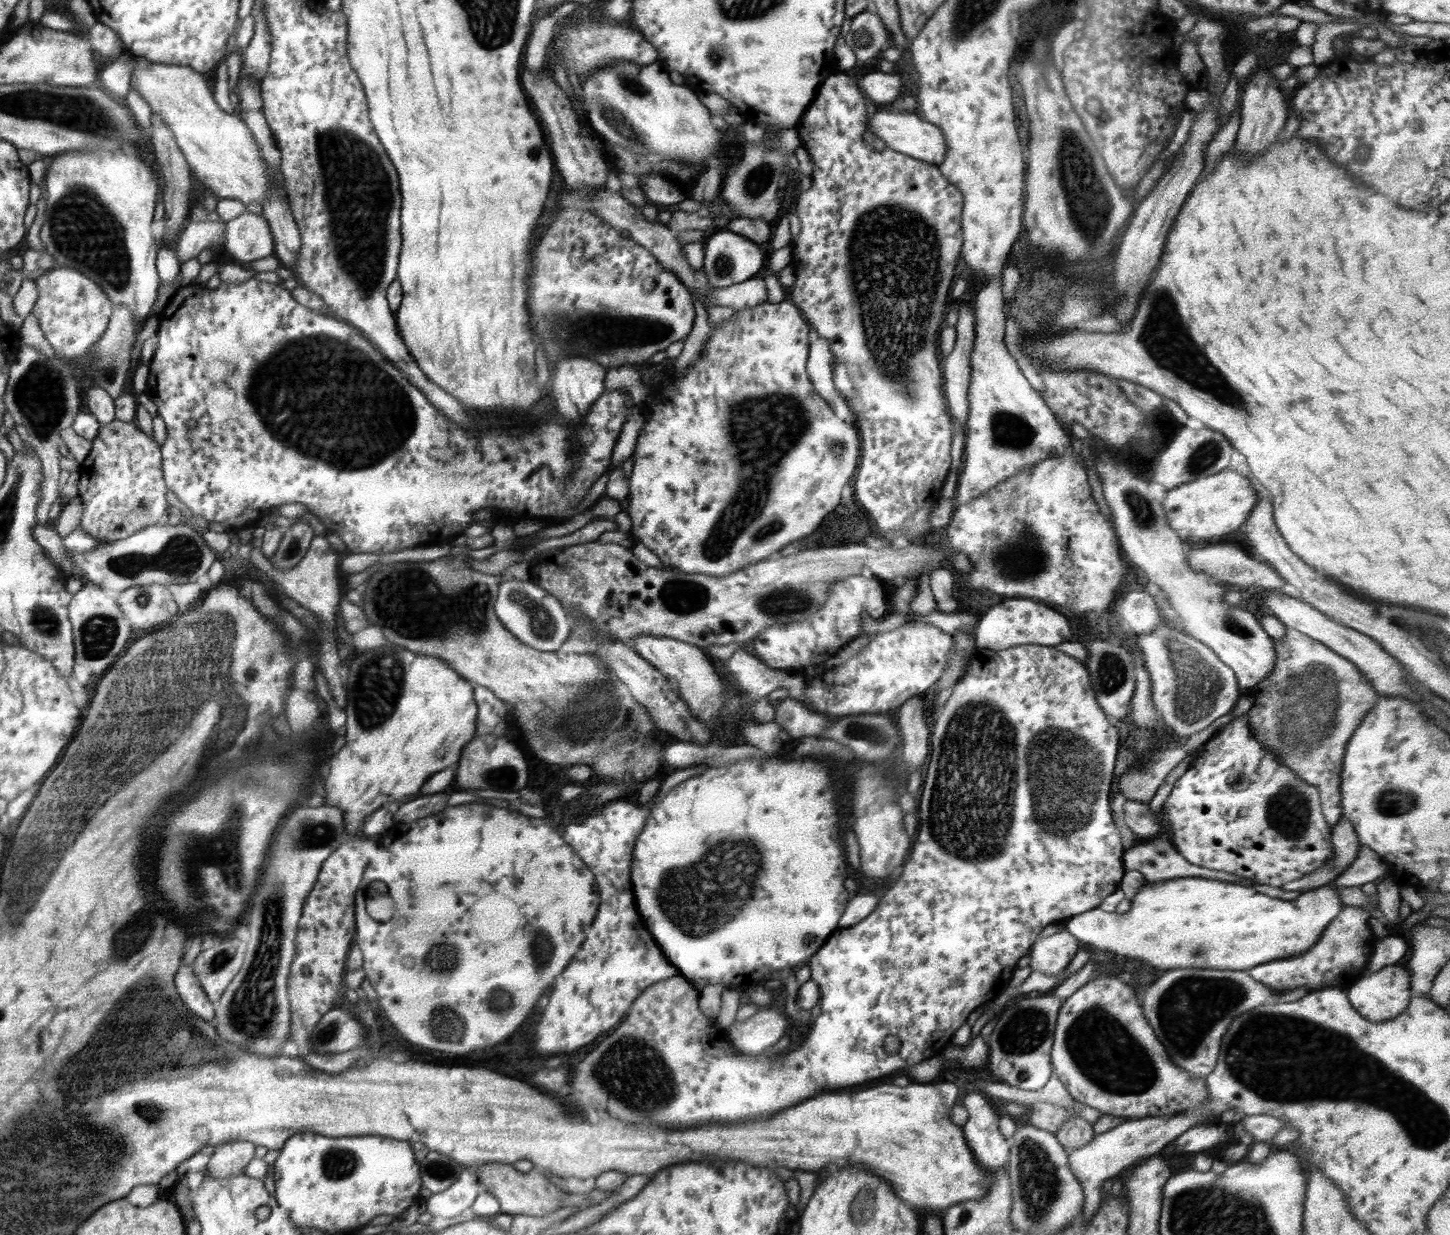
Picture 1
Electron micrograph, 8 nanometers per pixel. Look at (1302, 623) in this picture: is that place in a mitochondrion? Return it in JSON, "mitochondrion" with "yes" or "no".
{"mitochondrion":"no"}

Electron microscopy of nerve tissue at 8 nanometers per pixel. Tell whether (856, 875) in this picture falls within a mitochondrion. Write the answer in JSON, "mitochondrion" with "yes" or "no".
{"mitochondrion":"no"}

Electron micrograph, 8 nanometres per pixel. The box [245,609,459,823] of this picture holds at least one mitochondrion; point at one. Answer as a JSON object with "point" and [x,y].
{"point":[376,704]}

